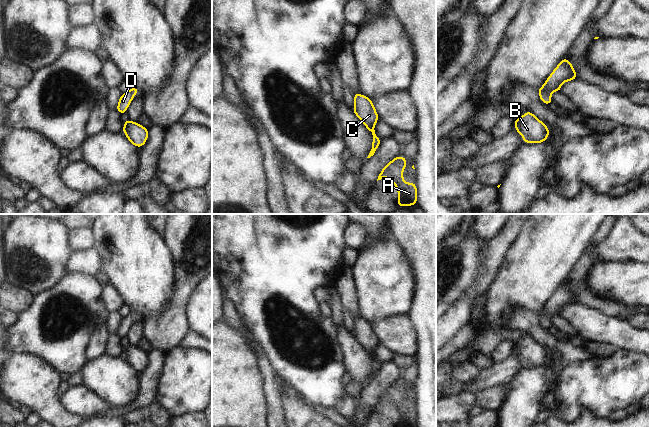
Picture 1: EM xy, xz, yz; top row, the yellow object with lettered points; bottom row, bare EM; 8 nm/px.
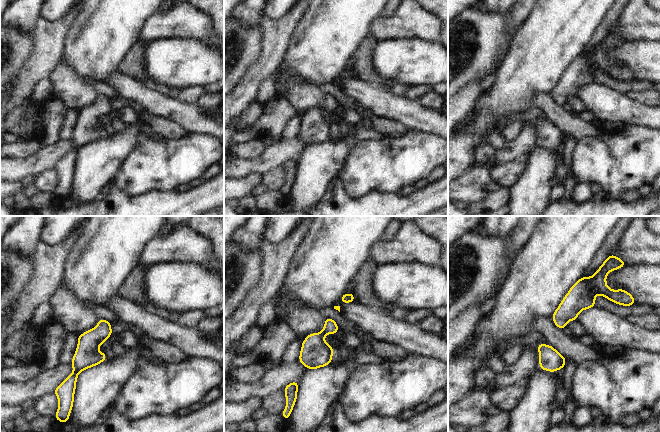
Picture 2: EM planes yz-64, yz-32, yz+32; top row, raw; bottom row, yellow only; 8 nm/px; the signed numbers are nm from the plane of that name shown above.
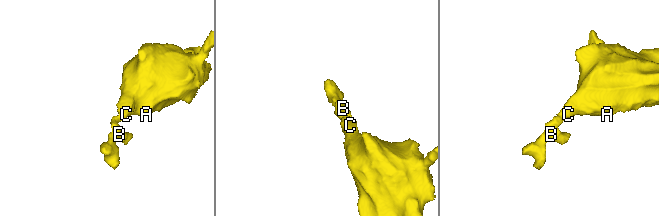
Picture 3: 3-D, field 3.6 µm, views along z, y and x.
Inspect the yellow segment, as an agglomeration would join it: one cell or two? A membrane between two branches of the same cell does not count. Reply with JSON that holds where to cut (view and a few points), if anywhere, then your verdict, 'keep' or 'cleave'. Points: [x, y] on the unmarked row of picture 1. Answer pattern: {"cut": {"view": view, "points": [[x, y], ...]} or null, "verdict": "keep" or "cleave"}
{"cut": null, "verdict": "keep"}

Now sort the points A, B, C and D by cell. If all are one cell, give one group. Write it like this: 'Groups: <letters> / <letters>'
Groups: A B C D

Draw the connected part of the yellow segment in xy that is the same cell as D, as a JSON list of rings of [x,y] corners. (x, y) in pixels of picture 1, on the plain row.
[[[131,311],[131,313],[128,316],[121,318],[116,334],[119,337],[125,339],[126,333],[130,329],[135,318],[139,317],[139,315],[140,315],[140,313],[138,313],[136,311]]]

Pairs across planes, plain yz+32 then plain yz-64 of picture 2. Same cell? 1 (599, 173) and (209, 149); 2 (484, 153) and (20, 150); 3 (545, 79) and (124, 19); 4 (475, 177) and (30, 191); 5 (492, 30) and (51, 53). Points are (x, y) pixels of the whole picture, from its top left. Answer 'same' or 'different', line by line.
1: same
2: same
3: same
4: different
5: different

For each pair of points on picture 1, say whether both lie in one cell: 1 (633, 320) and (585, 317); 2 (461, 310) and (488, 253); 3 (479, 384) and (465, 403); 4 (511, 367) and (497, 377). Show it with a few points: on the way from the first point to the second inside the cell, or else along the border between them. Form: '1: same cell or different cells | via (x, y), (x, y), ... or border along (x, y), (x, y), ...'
1: different cells | border along (616, 317), (627, 321), (638, 329)
2: same cell | via (470, 296), (484, 282), (488, 267)
3: different cells | border along (476, 394), (470, 391), (460, 391), (450, 396)
4: same cell | via (508, 369), (500, 374)

